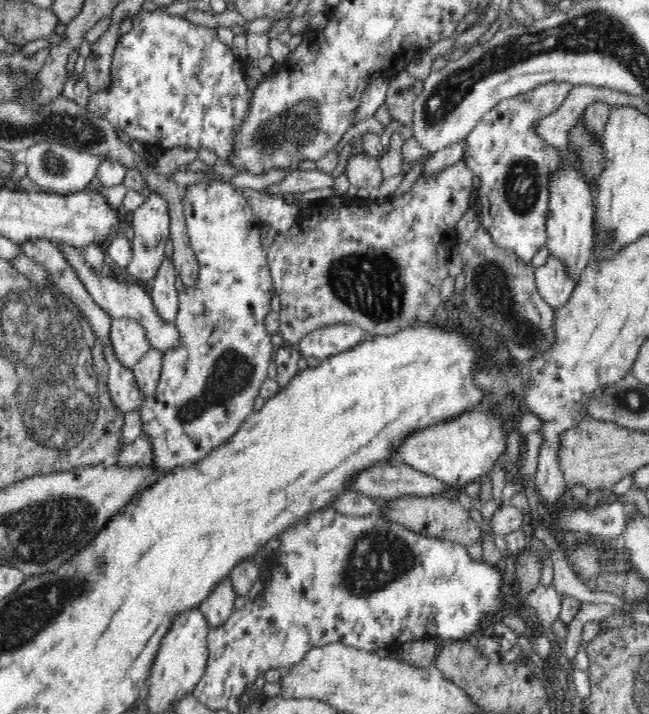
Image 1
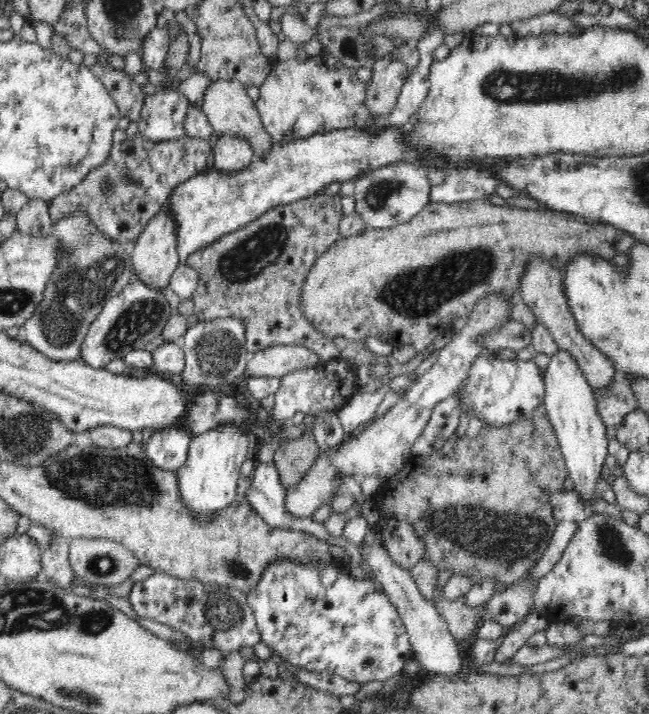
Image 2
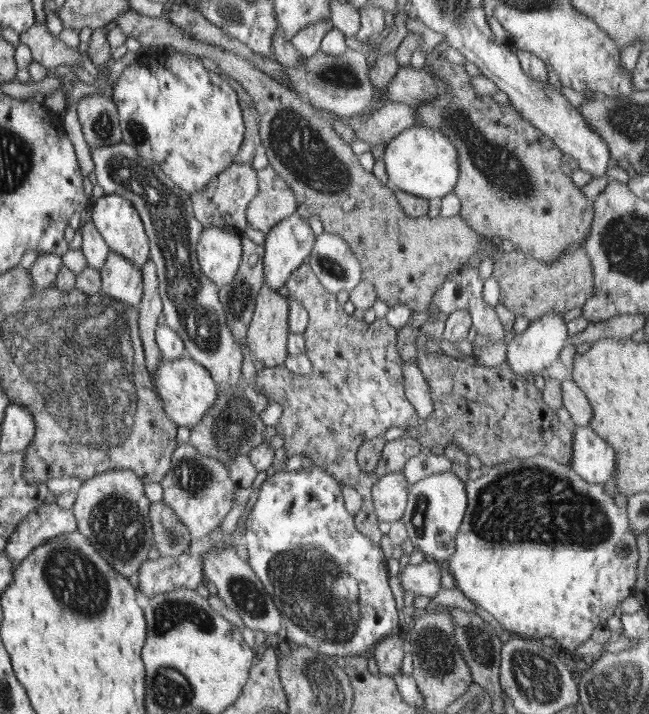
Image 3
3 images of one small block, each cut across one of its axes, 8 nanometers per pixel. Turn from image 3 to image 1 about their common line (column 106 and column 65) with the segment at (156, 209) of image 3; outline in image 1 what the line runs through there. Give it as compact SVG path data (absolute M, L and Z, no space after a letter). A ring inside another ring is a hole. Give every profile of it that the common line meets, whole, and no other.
M40 141L27 148L25 157L28 178L42 190L58 195L83 192L91 180L98 177L98 168L102 162L104 160L99 156L48 141Z

